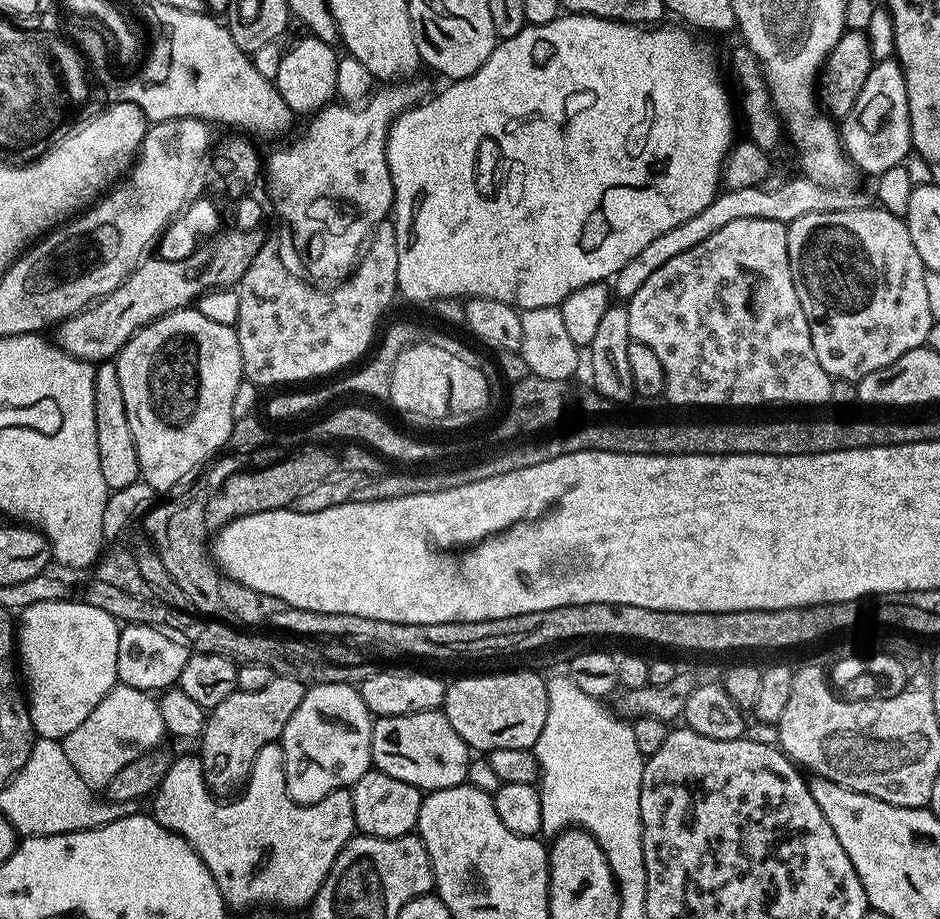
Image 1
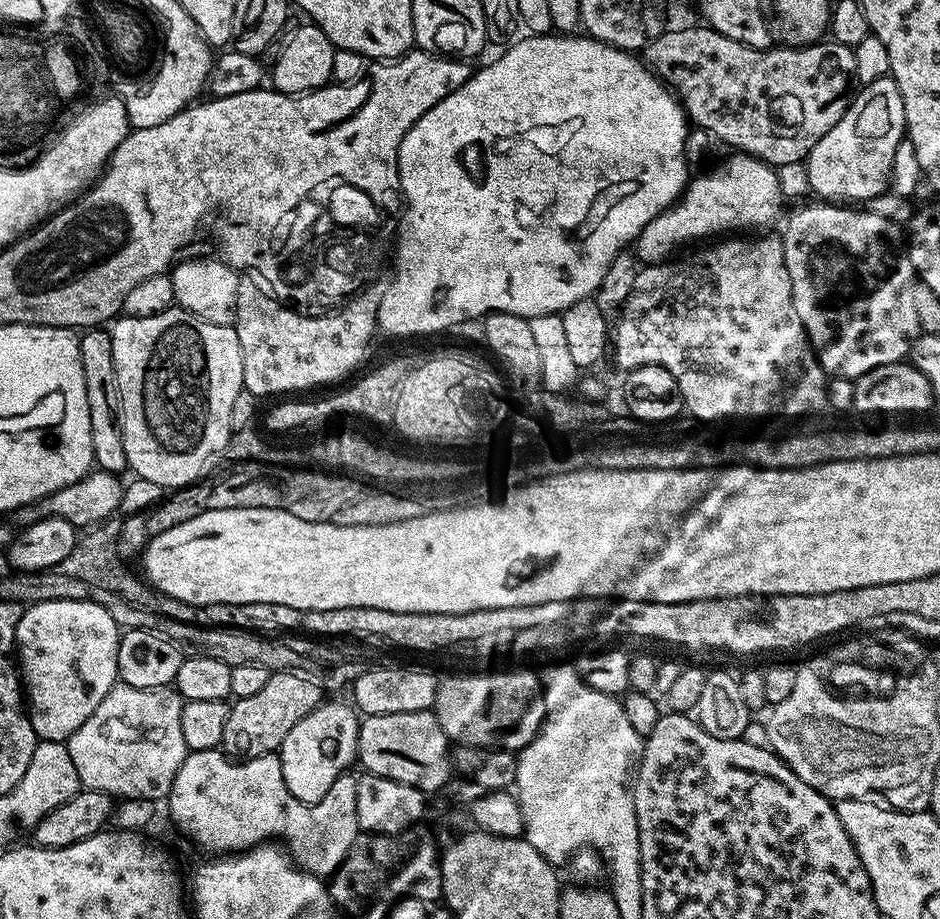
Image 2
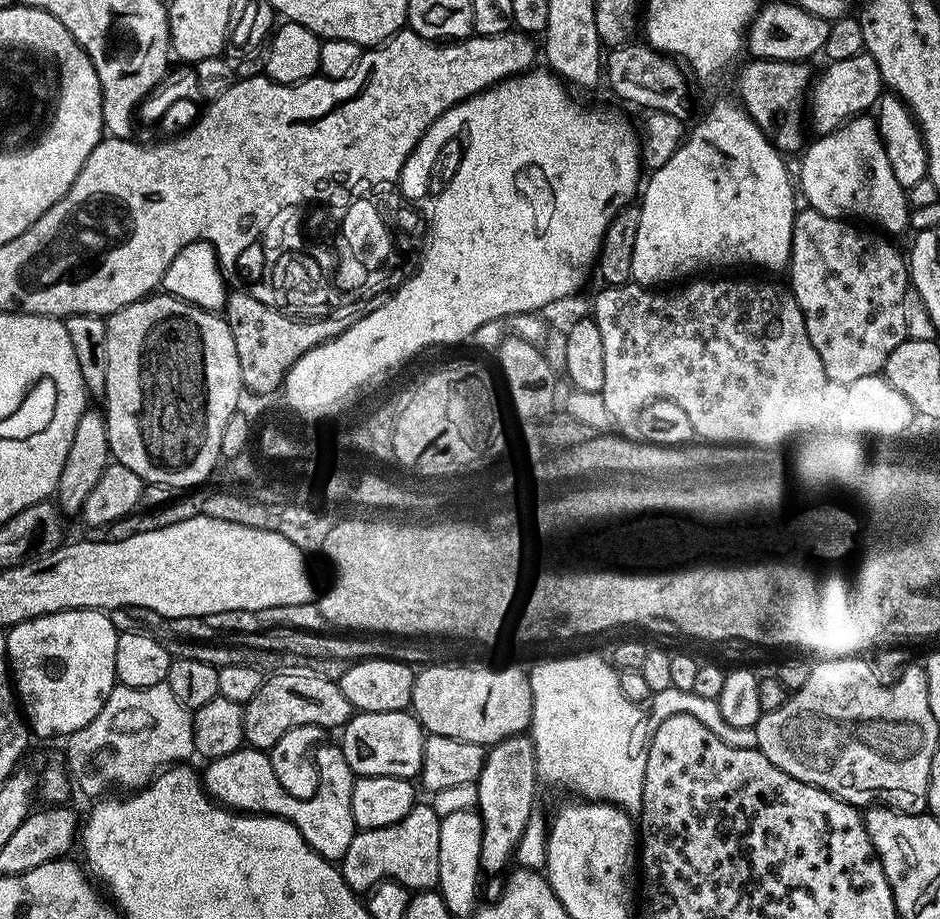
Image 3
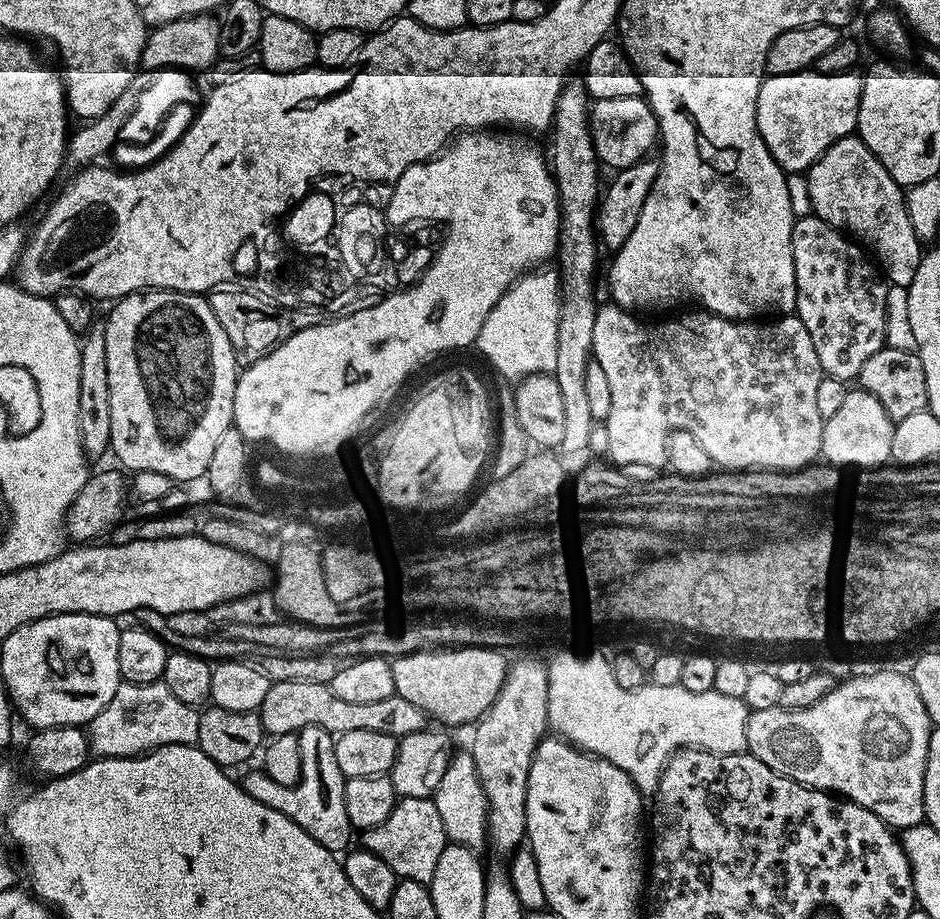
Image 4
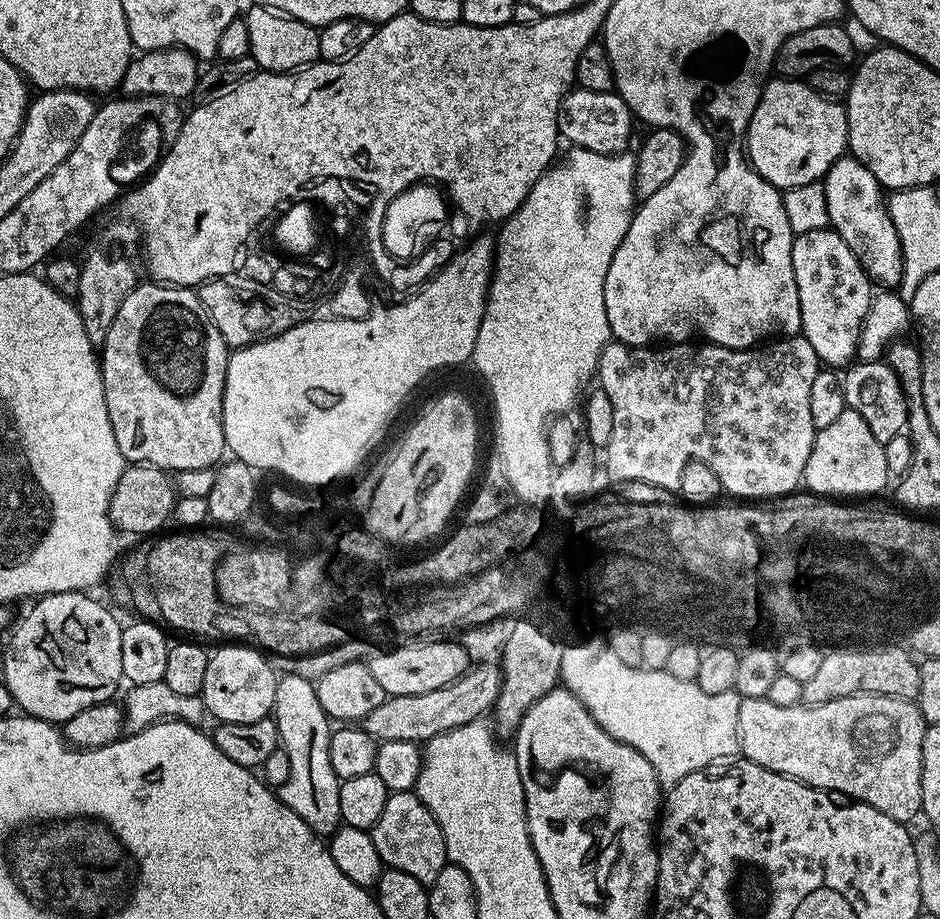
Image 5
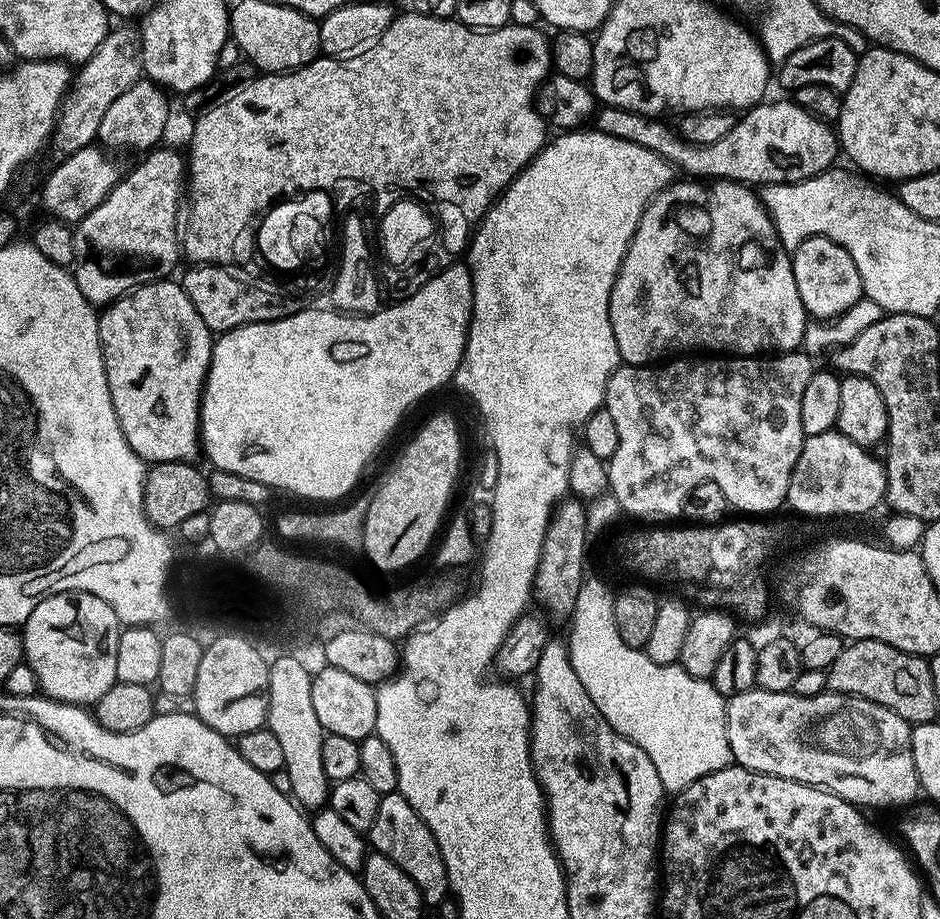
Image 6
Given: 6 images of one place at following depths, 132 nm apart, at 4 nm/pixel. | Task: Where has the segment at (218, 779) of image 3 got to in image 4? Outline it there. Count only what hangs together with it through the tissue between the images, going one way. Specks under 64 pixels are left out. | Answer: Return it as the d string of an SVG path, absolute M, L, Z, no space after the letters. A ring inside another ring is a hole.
M310 726L302 729L298 735L302 754L300 781L294 786L281 786L262 770L256 770L242 777L244 792L250 794L250 798L262 802L262 806L270 806L270 810L278 810L278 814L286 814L290 822L302 826L302 830L306 830L306 834L310 834L310 838L314 838L314 842L321 844L326 851L333 854L343 853L349 847L347 844L352 840L354 829L350 818L346 818L344 797L346 778L338 766L333 733L322 730L318 726Z

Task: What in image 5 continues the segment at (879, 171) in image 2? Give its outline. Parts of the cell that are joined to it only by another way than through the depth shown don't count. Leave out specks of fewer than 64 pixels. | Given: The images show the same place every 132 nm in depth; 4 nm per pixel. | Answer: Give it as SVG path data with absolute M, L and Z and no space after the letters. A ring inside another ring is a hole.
M851 154L840 157L824 176L824 193L826 194L826 210L828 222L833 232L854 250L854 258L866 270L873 285L884 290L899 289L904 277L904 255L898 234L894 230L894 222L888 213L888 202L885 189L880 187L878 178L866 170L861 160Z

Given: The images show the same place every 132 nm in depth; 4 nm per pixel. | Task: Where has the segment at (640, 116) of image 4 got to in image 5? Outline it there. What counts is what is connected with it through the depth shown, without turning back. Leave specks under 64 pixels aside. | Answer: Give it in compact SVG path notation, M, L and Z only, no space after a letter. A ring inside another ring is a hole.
M578 86L569 89L559 104L558 126L561 137L573 147L593 150L598 154L611 156L625 151L629 147L632 124L634 117L625 100L612 90L592 91Z

